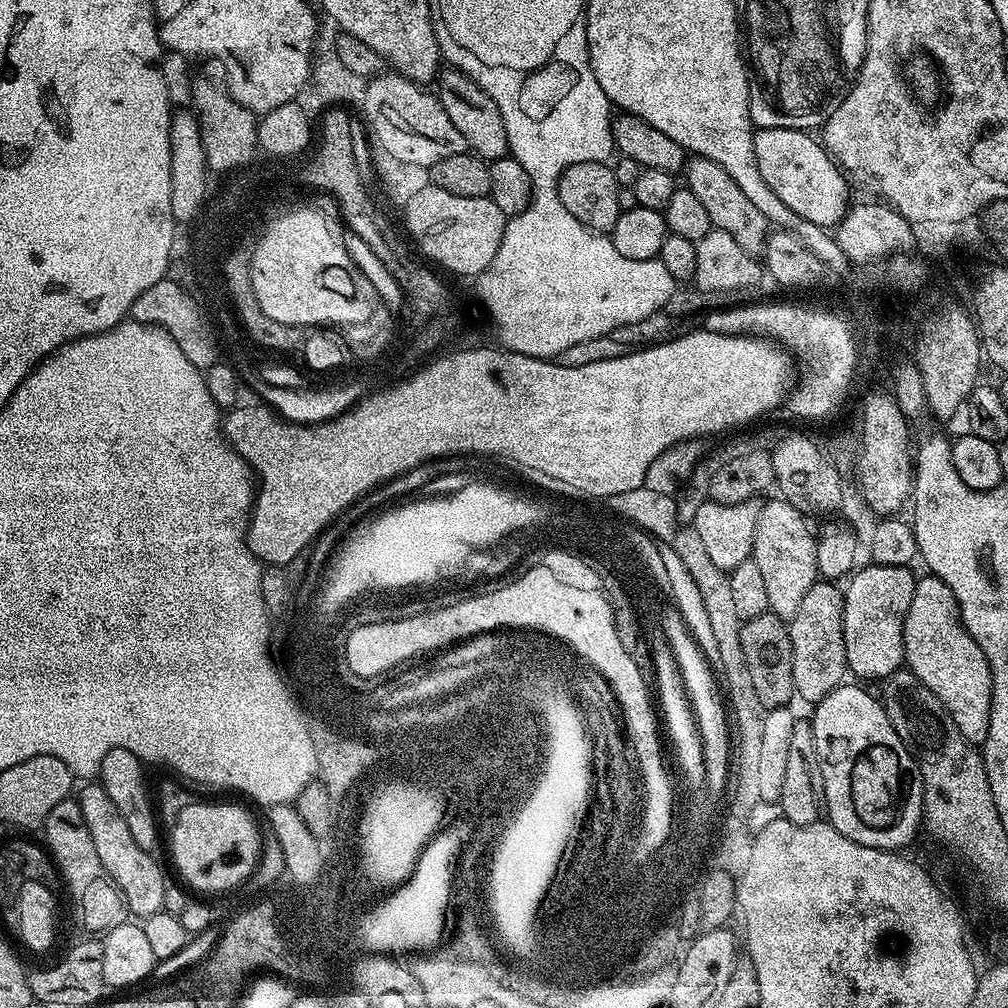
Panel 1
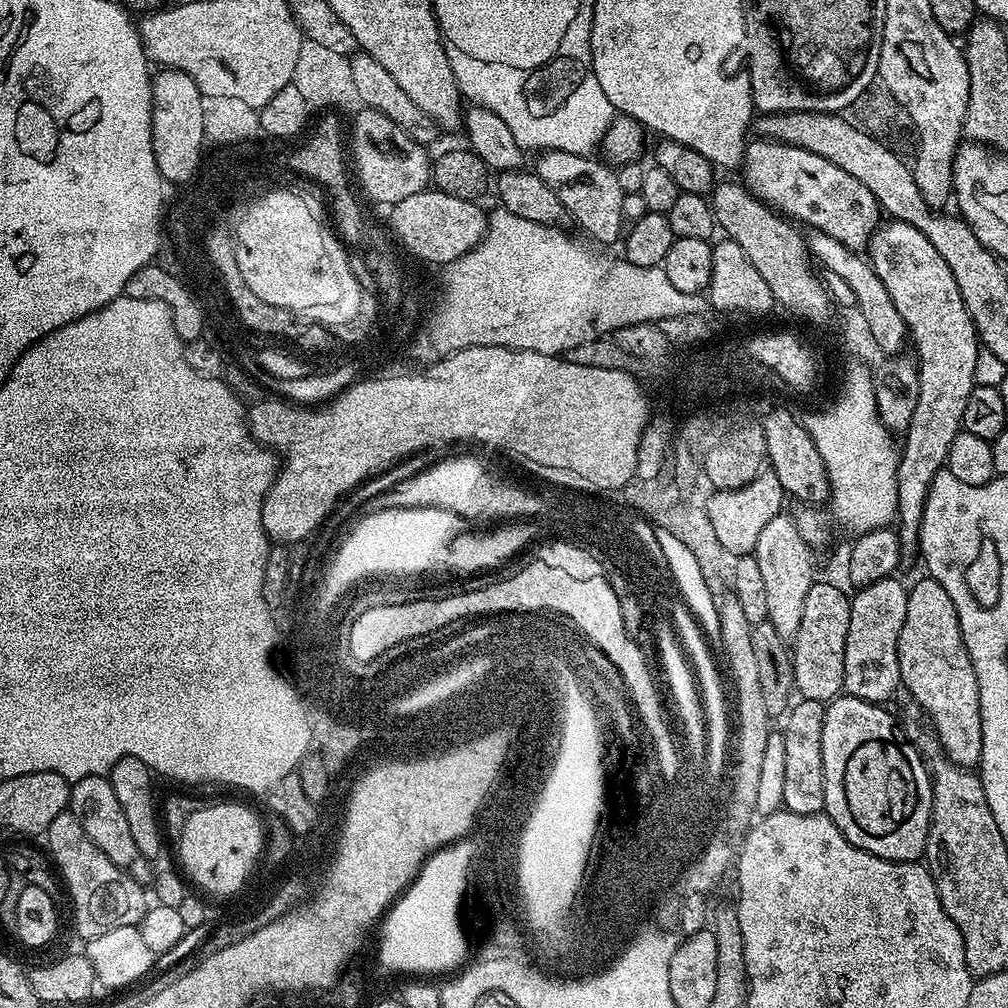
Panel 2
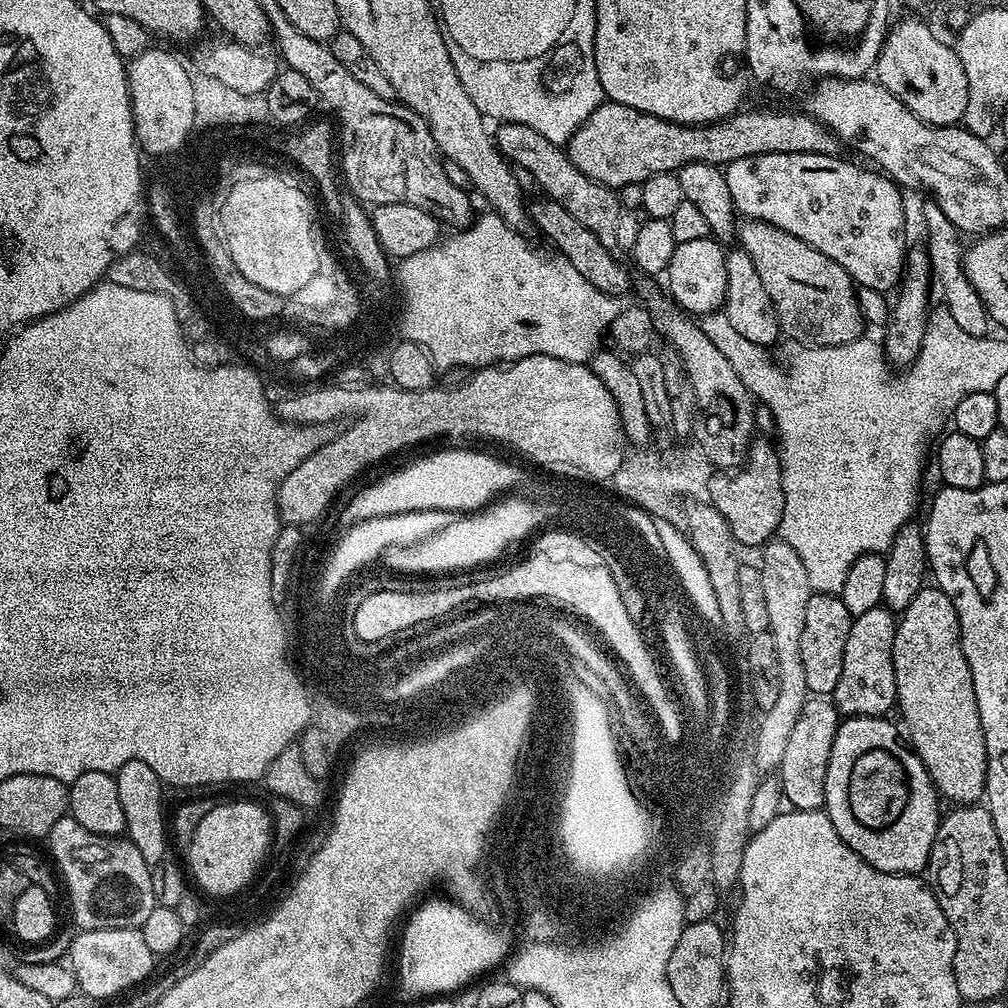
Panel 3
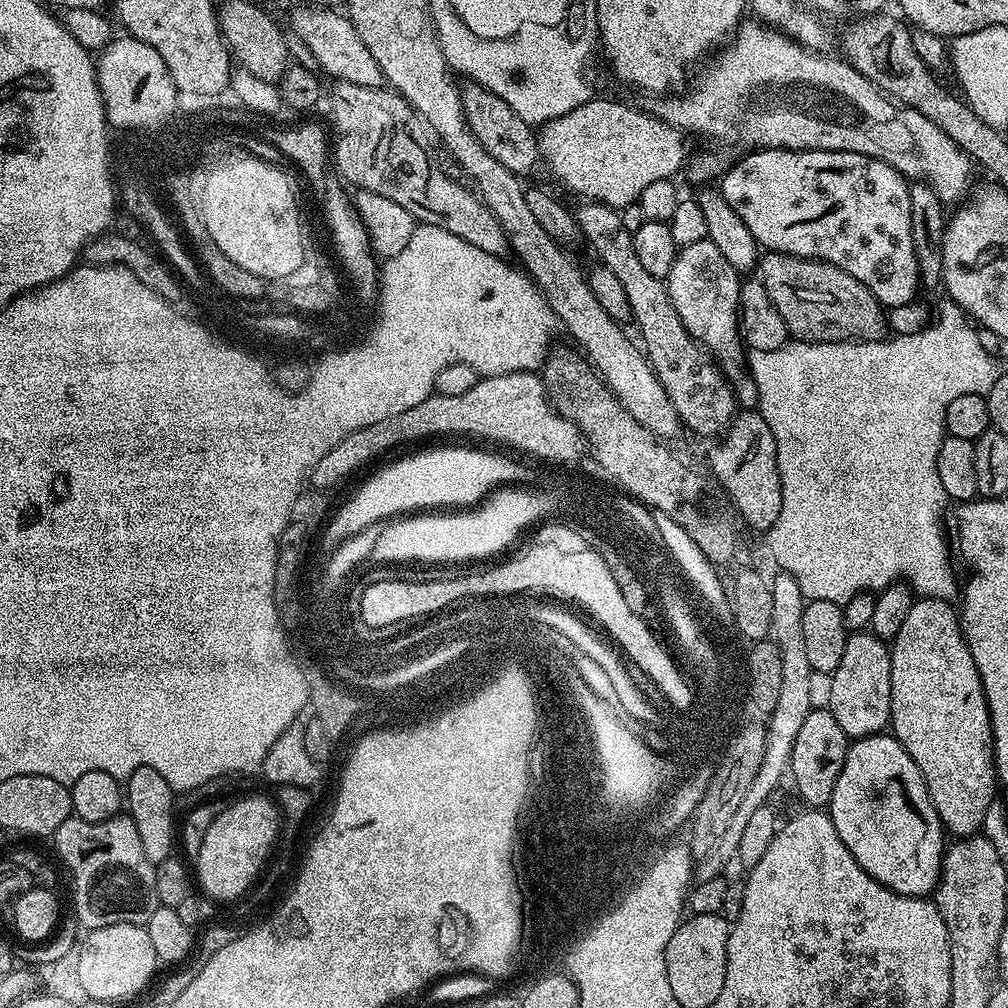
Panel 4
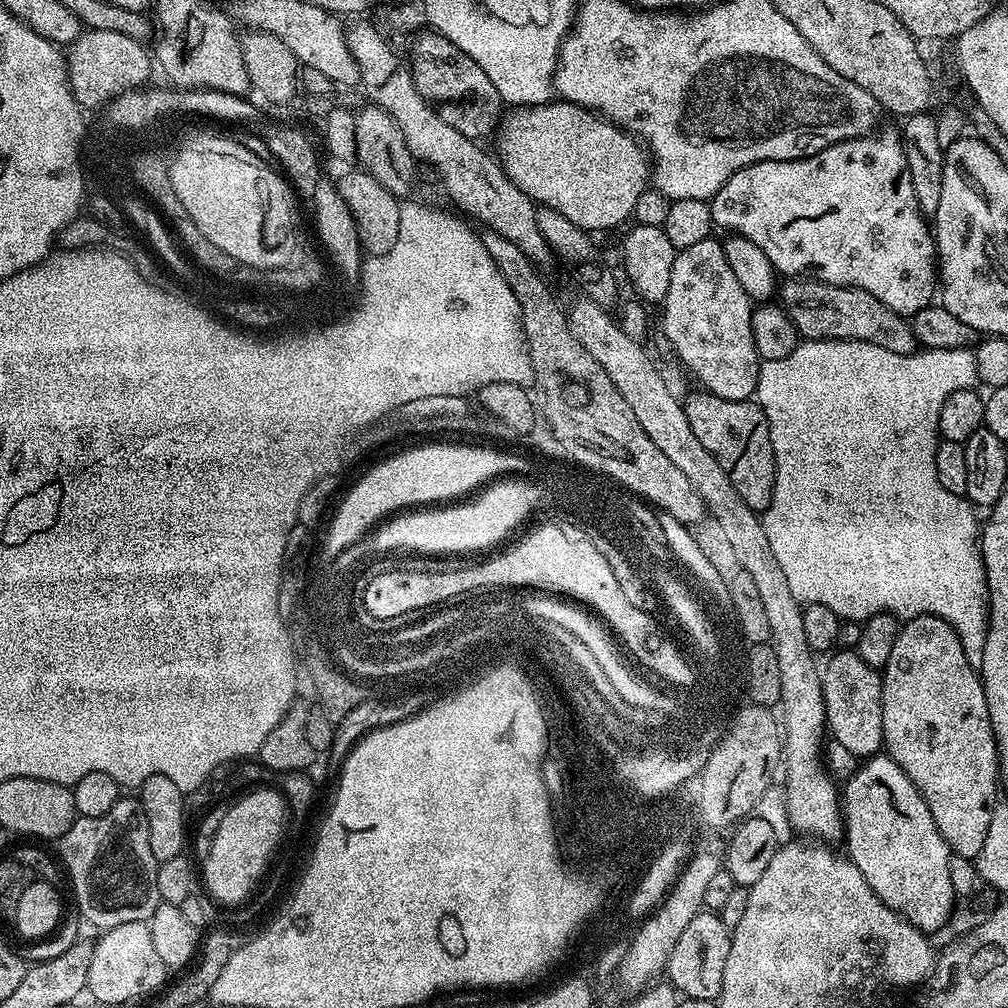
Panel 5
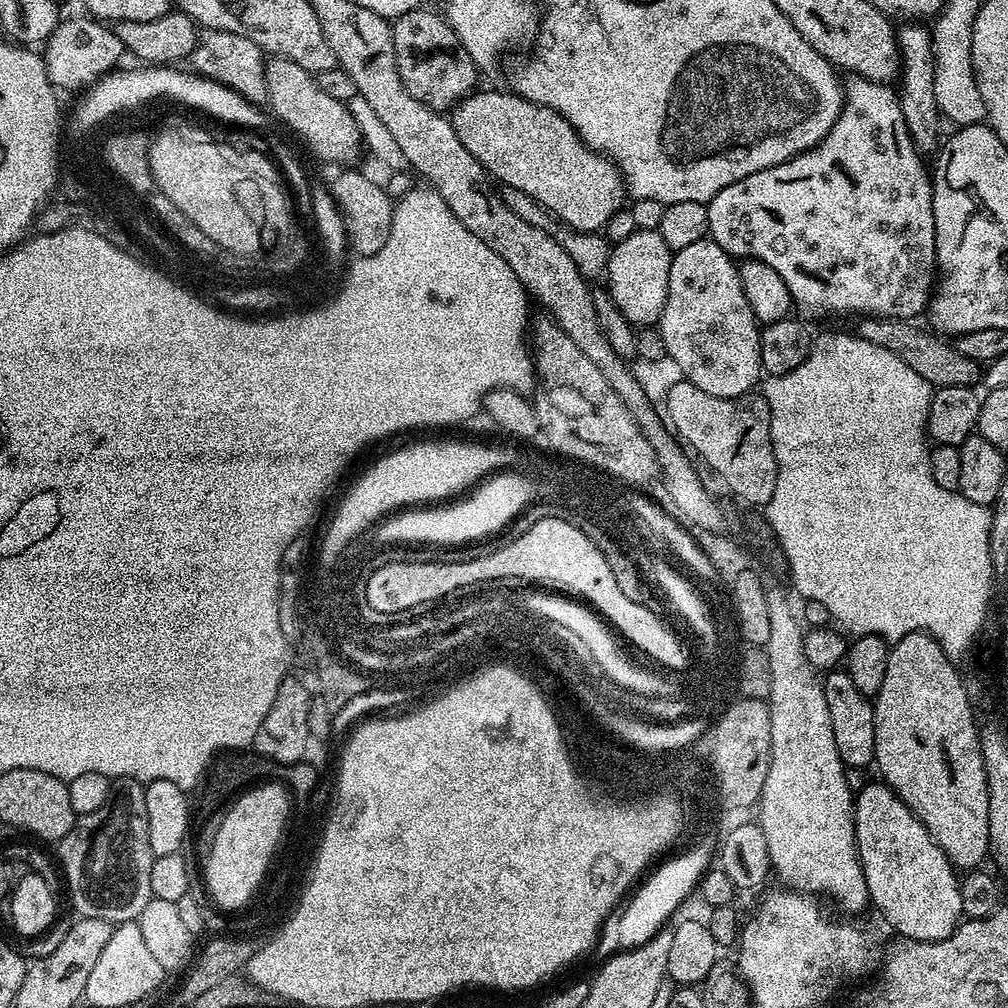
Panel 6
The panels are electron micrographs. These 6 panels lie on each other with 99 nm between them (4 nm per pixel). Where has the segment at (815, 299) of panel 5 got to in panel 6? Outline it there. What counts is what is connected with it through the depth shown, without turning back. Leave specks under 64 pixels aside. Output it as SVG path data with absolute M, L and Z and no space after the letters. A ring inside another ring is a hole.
M864 318L859 323L858 335L861 338L874 342L874 346L882 346L883 349L890 350L892 354L901 358L910 370L917 371L934 388L949 388L958 385L969 387L974 384L973 381L976 378L979 379L979 363L963 357L951 343L927 327L919 328L912 320L885 320L883 318Z

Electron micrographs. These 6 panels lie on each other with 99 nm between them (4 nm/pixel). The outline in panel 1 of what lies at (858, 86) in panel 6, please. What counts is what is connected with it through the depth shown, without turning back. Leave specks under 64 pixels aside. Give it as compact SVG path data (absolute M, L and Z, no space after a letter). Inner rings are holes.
M762 128L754 135L754 154L766 186L802 218L820 228L839 225L850 207L848 184L850 180L839 164L829 156L823 143L815 135L798 128Z

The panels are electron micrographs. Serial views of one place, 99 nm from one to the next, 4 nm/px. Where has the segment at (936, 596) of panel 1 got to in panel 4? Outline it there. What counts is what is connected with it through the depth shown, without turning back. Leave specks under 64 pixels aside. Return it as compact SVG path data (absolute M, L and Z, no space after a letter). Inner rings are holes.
M933 596L913 599L912 609L906 615L896 637L890 641L890 651L892 653L892 719L890 721L891 735L896 737L896 741L914 758L918 770L922 770L922 778L926 782L926 790L934 802L934 810L938 814L940 823L953 837L963 838L965 836L975 836L983 826L983 819L990 809L992 800L998 796L998 781L996 779L996 762L992 755L992 723L988 713L988 703L984 697L984 687L978 674L978 666L974 666L974 658L964 641L964 634L960 631L960 617L957 609L952 609L953 605L947 600L939 600Z

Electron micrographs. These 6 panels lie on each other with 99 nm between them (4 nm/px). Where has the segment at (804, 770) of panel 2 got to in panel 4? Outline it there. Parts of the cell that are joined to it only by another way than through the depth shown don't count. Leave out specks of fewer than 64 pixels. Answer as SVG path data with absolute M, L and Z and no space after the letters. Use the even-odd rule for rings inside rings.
M813 707L810 714L802 721L802 727L798 730L798 738L794 738L794 750L788 759L790 780L796 783L796 792L805 800L805 805L820 810L827 805L832 796L834 782L838 780L838 774L846 760L850 738L838 726L834 714L828 712L827 707Z

